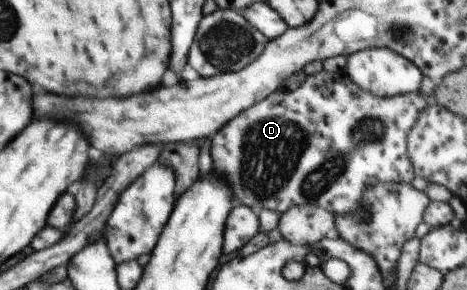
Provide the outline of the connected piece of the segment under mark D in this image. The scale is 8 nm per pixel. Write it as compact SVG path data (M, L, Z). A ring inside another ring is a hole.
M321 69L316 74L307 76L302 85L297 89L285 91L279 89L263 98L263 101L248 107L233 117L233 121L225 124L225 127L213 137L211 145L211 157L213 157L213 171L221 173L225 177L224 181L231 188L234 203L249 206L256 214L262 209L273 210L280 214L285 213L293 206L313 204L329 210L334 215L345 215L349 212L362 210L362 197L364 189L379 182L401 182L411 184L416 175L413 164L408 156L408 145L406 142L407 132L415 125L421 111L427 106L423 96L417 92L411 92L400 96L377 97L372 93L366 92L362 87L353 83L344 69L337 72Z

